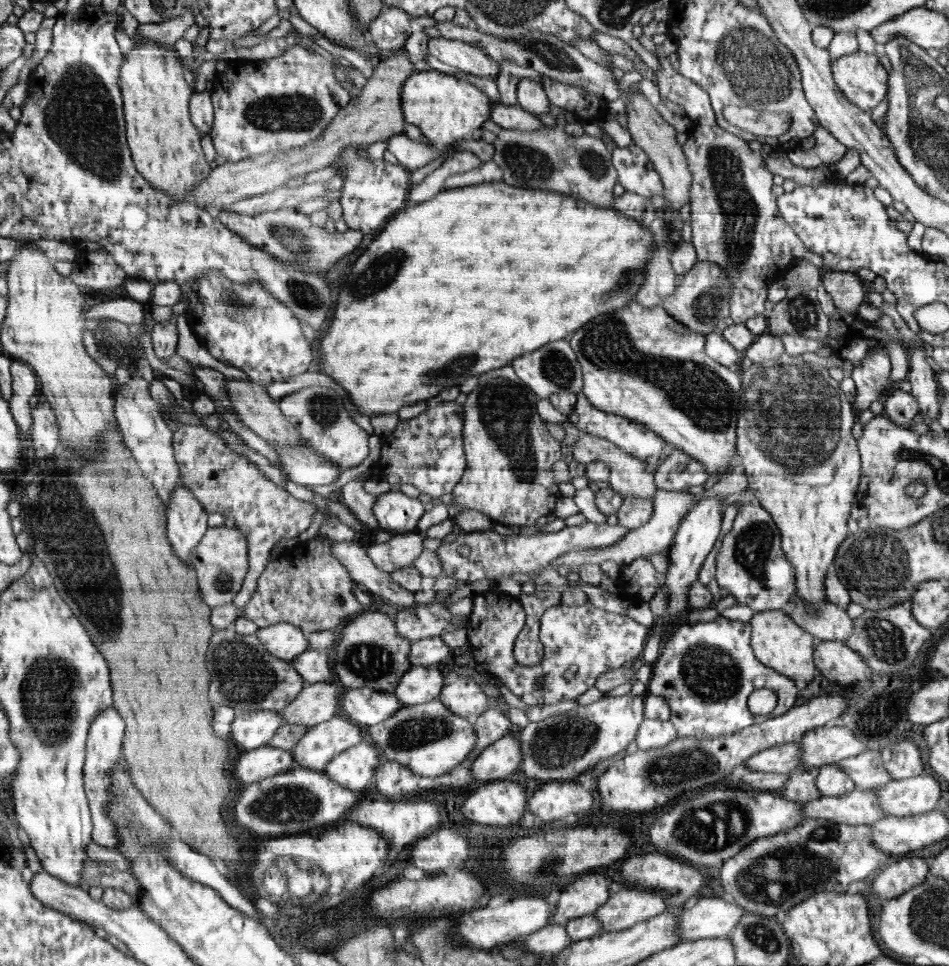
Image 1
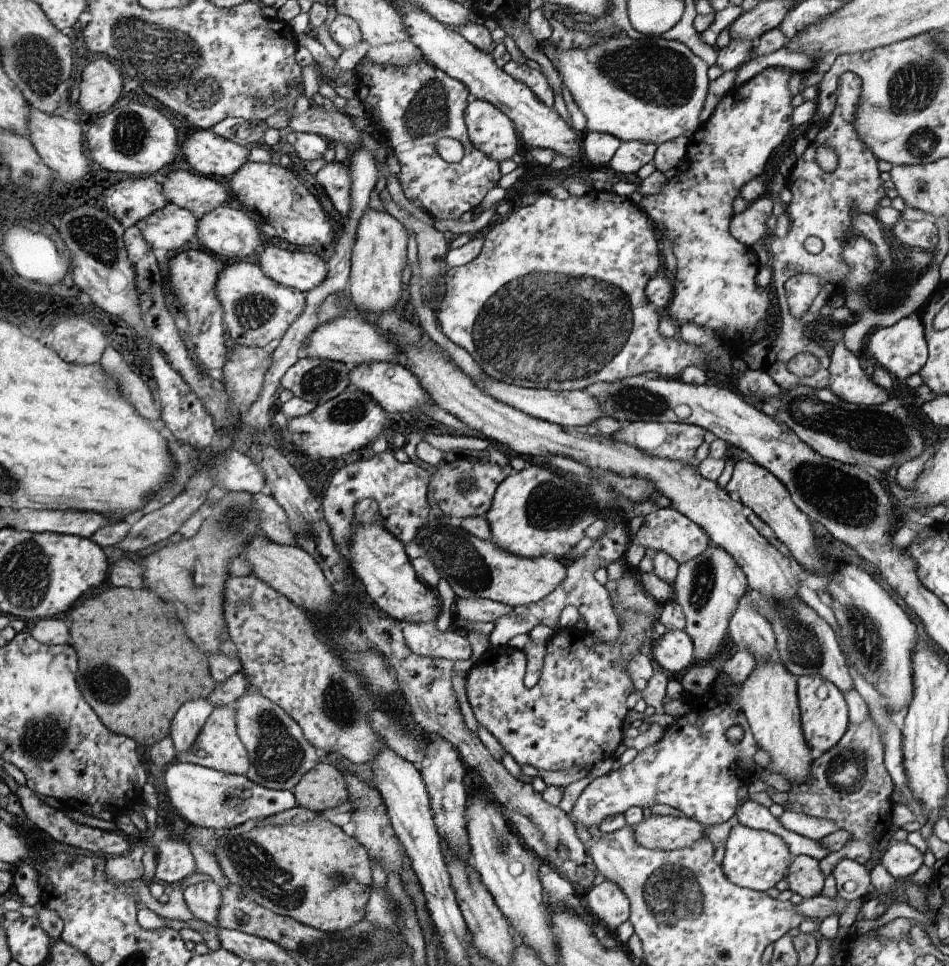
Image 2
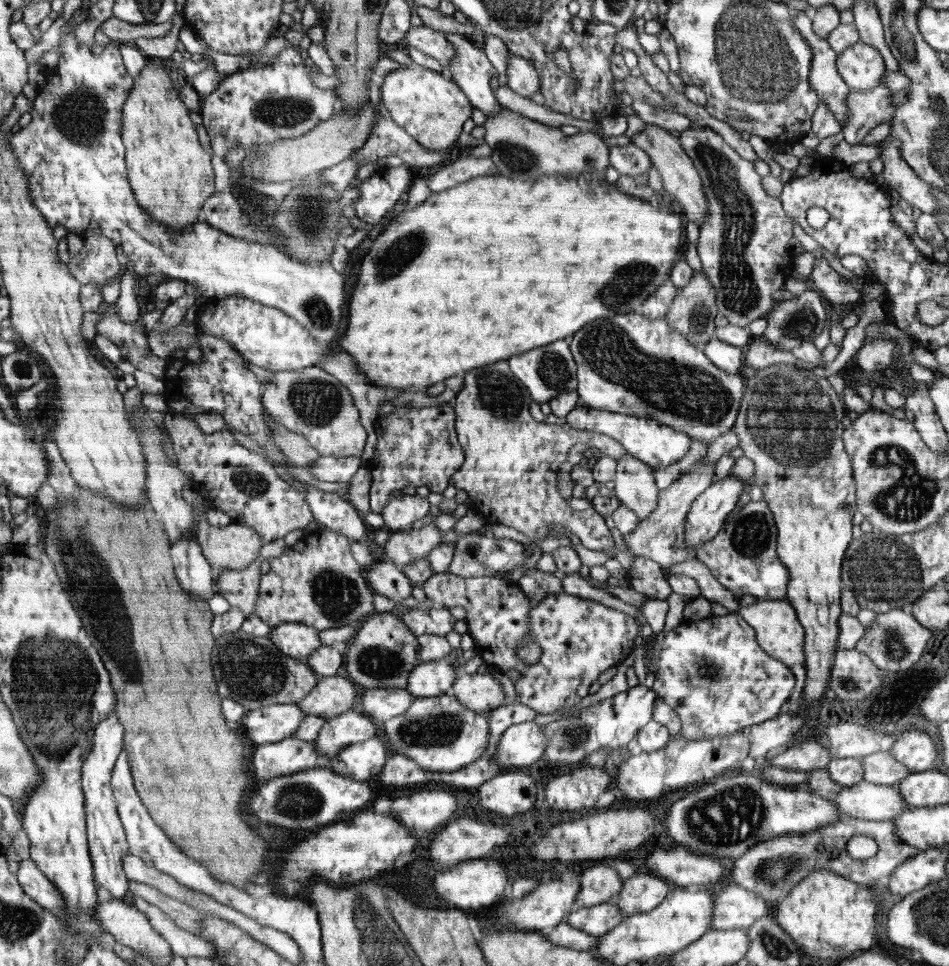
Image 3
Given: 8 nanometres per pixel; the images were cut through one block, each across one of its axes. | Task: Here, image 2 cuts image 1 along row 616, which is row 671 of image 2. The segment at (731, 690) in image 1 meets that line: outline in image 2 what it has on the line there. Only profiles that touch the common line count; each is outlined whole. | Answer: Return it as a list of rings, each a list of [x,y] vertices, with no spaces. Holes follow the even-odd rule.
[[[728,651],[723,652],[722,658],[720,653],[716,653],[709,658],[704,666],[714,666],[719,670],[718,675],[713,685],[720,682],[720,690],[716,690],[716,696],[710,698],[706,702],[698,702],[698,716],[696,712],[686,712],[681,717],[675,717],[675,721],[668,727],[664,728],[663,737],[660,741],[651,746],[648,746],[642,751],[638,751],[637,756],[632,762],[622,766],[617,771],[610,771],[609,773],[594,779],[590,784],[584,788],[578,799],[574,804],[572,813],[568,814],[569,819],[573,820],[574,826],[576,822],[581,822],[584,826],[589,828],[592,824],[597,827],[604,818],[614,816],[618,813],[625,813],[630,807],[640,807],[641,809],[648,809],[654,804],[666,804],[672,806],[676,810],[680,810],[682,814],[686,814],[689,819],[698,821],[702,825],[714,825],[726,822],[732,816],[735,816],[734,810],[738,806],[738,790],[742,786],[738,774],[736,774],[736,760],[744,760],[742,764],[754,764],[754,754],[759,752],[759,744],[755,739],[753,732],[750,730],[749,722],[744,711],[734,710],[731,707],[731,698],[739,693],[743,683],[733,683],[724,673],[724,660],[730,657]],[[738,724],[744,729],[744,736],[740,742],[730,744],[726,742],[726,728]]]

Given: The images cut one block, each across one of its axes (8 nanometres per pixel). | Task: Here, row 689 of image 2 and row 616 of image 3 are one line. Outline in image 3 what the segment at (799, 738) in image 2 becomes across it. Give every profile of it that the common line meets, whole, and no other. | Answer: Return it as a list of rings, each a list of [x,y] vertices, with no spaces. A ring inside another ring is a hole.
[[[788,599],[757,601],[747,607],[740,605],[735,614],[753,626],[752,628],[756,630],[757,644],[768,656],[782,661],[782,664],[786,664],[788,668],[798,668],[798,666],[804,668],[806,666],[805,631],[797,619],[796,609]]]

